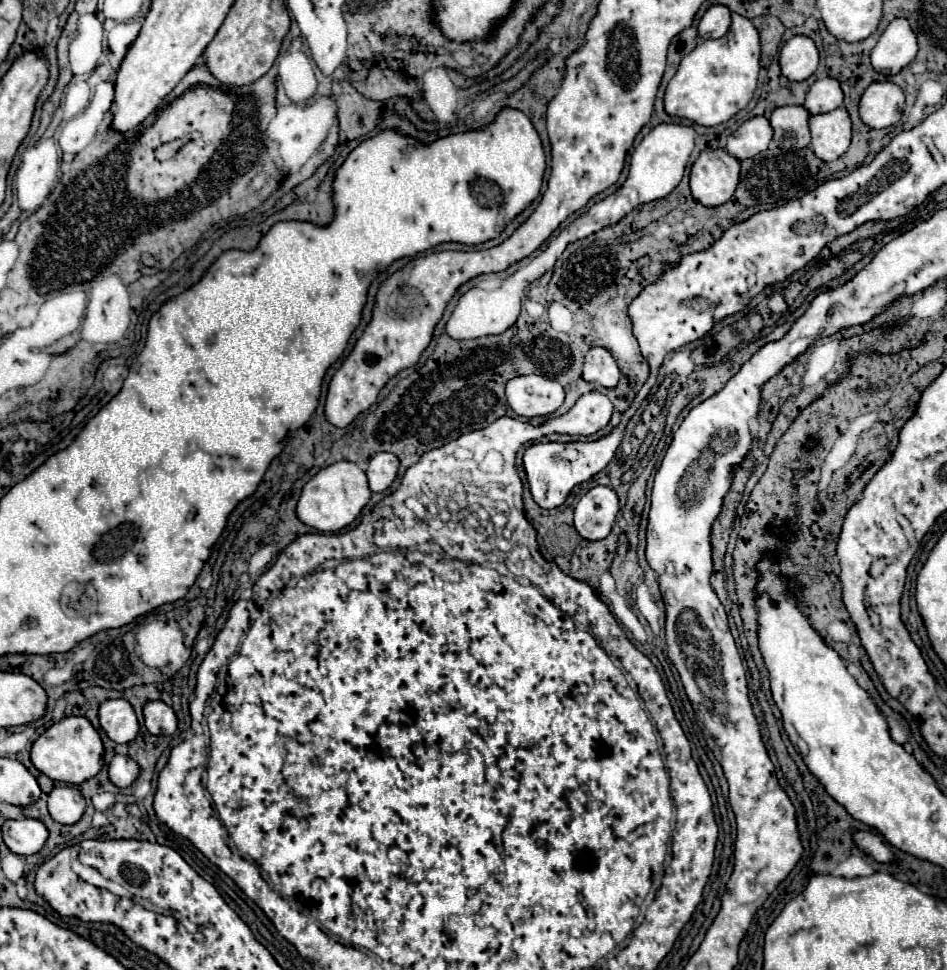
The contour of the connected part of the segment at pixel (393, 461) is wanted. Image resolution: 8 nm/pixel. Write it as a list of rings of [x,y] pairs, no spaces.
[[[377,453],[369,459],[367,465],[367,479],[369,479],[369,489],[371,491],[385,491],[393,479],[397,477],[397,467],[399,459],[391,453]]]

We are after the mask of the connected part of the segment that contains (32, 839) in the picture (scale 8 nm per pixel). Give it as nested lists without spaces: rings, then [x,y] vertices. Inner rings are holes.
[[[19,819],[3,823],[3,841],[17,855],[33,855],[49,839],[47,827],[39,819]]]

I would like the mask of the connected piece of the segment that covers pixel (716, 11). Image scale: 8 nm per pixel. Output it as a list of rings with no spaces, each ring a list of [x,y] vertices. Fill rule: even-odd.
[[[713,5],[707,9],[699,23],[699,37],[701,39],[719,39],[729,31],[731,25],[731,11],[723,5]]]

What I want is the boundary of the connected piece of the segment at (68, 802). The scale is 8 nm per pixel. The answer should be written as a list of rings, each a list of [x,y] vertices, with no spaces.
[[[55,787],[49,793],[49,813],[61,825],[73,825],[85,813],[85,799],[75,787]]]

